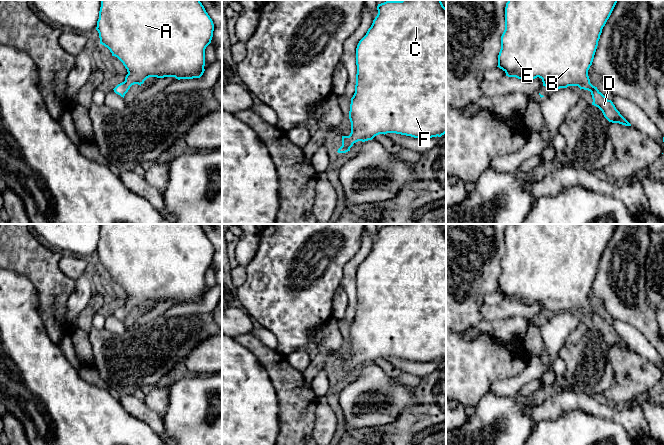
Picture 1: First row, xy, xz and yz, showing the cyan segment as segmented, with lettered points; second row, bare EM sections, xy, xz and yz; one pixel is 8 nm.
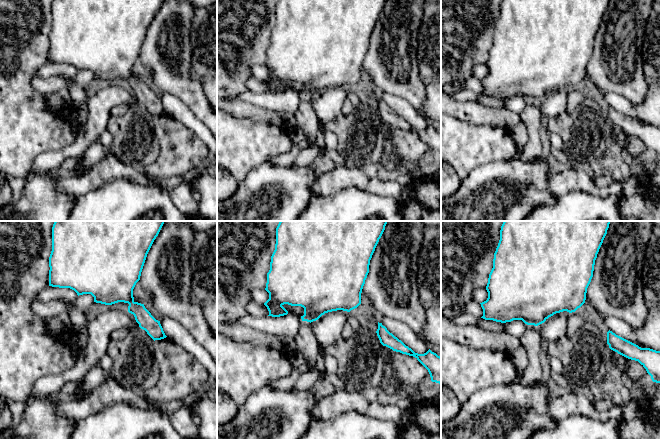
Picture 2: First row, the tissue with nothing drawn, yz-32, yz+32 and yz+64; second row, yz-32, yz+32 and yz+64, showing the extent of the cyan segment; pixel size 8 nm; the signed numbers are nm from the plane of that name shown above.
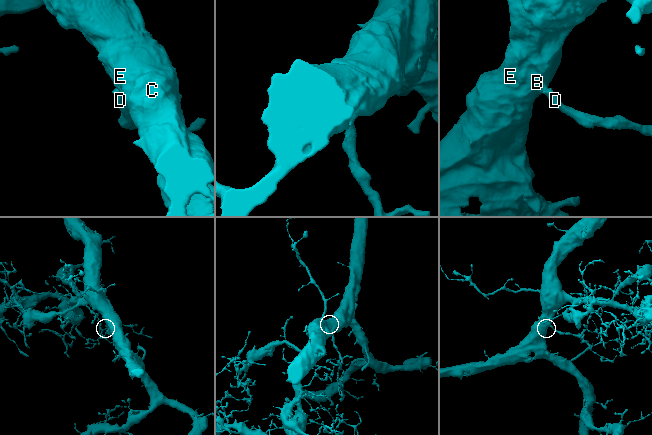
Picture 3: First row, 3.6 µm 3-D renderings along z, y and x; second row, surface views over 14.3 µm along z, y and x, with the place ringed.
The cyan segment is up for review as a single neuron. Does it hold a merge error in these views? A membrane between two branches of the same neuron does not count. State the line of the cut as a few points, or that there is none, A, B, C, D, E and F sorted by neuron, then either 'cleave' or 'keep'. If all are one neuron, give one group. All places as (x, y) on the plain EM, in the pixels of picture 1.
cut none; groups A B C D E F; keep

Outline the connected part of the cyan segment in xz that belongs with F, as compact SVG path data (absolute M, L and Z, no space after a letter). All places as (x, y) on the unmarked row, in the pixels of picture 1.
M401 224L386 225L378 228L377 234L378 238L373 244L371 251L359 265L356 272L356 309L349 335L351 357L349 360L342 360L342 370L338 373L338 377L346 377L350 375L354 367L372 364L379 358L396 357L425 363L441 361L446 357L446 232L441 224Z

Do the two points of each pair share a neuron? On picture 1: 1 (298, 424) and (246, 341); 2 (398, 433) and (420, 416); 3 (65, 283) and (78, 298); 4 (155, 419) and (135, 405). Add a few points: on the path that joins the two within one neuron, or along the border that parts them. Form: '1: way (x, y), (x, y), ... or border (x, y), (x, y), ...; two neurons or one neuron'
1: way (296, 402), (288, 382), (268, 359); one neuron
2: way (403, 429), (415, 419); one neuron
3: border (76, 280), (74, 290), (67, 301), (66, 314); two neurons
4: way (150, 417), (140, 410); one neuron

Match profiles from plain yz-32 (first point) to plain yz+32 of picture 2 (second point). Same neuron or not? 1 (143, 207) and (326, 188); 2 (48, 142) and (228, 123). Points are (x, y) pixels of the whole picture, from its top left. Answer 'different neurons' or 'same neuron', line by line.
1: different neurons
2: same neuron

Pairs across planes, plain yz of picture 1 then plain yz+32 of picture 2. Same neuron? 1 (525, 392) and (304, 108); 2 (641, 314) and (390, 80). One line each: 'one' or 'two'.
1: one
2: one

